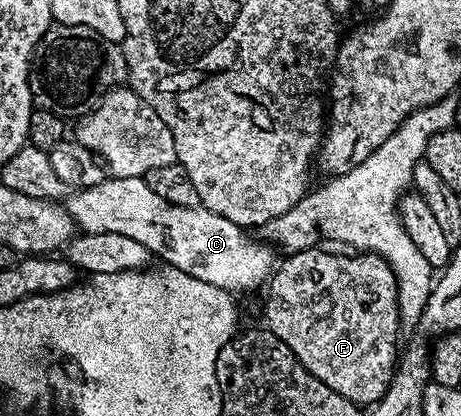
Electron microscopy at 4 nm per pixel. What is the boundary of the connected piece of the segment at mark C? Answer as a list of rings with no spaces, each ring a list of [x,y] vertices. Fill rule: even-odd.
[[[139,176],[106,178],[97,186],[74,191],[63,205],[82,233],[110,232],[123,234],[123,238],[135,238],[135,242],[143,242],[154,257],[162,256],[168,267],[183,270],[183,274],[191,278],[211,282],[234,294],[249,292],[261,283],[262,287],[275,268],[272,250],[252,240],[249,237],[252,235],[238,224],[227,222],[227,218],[203,207],[188,208],[163,202]]]

